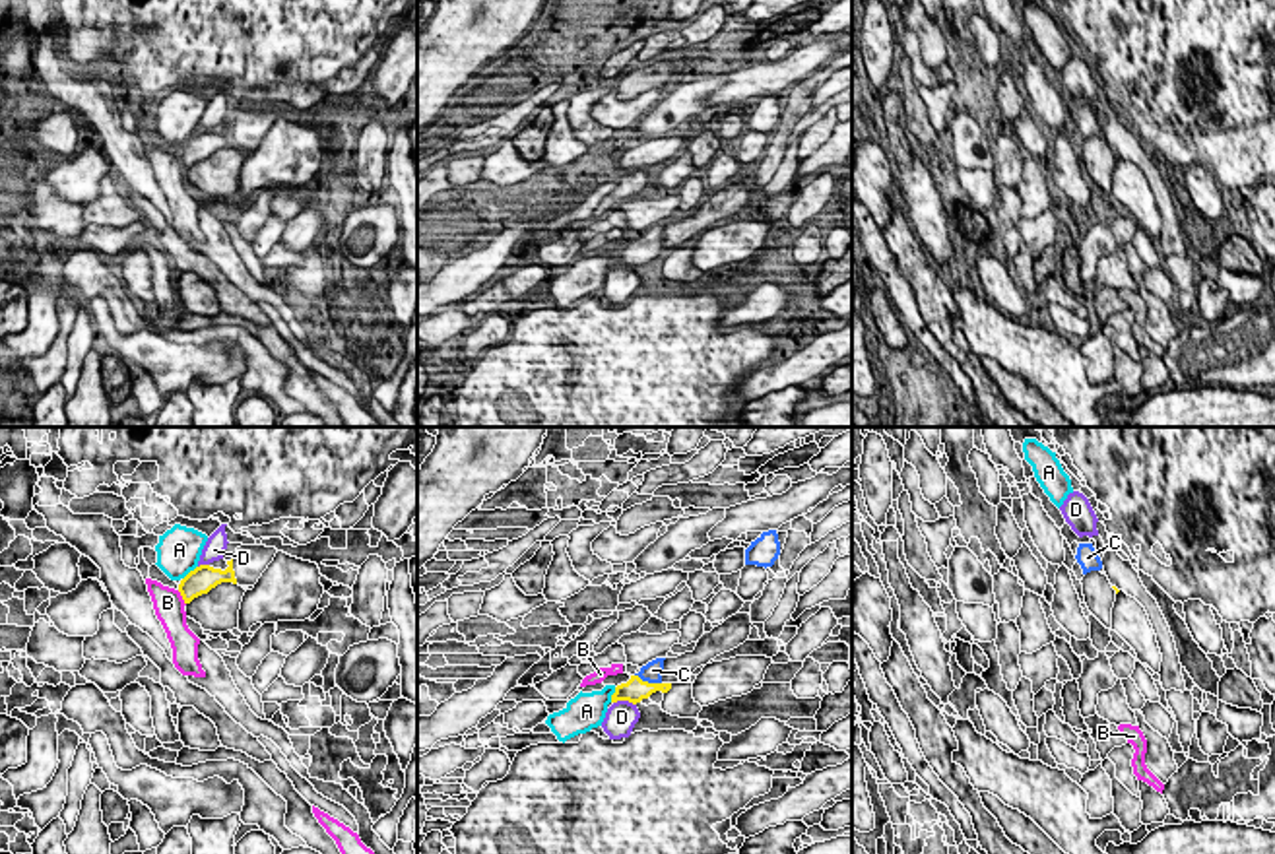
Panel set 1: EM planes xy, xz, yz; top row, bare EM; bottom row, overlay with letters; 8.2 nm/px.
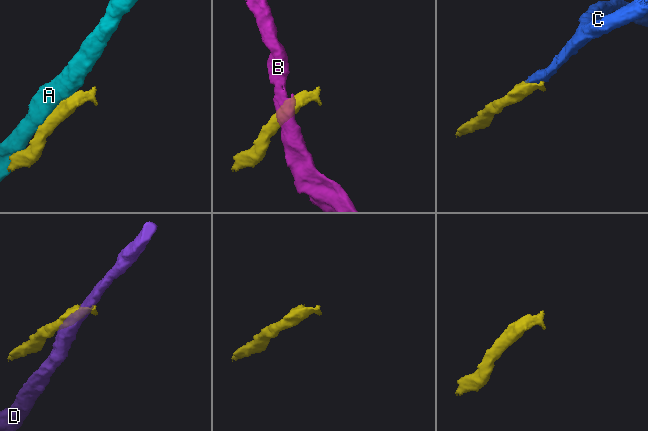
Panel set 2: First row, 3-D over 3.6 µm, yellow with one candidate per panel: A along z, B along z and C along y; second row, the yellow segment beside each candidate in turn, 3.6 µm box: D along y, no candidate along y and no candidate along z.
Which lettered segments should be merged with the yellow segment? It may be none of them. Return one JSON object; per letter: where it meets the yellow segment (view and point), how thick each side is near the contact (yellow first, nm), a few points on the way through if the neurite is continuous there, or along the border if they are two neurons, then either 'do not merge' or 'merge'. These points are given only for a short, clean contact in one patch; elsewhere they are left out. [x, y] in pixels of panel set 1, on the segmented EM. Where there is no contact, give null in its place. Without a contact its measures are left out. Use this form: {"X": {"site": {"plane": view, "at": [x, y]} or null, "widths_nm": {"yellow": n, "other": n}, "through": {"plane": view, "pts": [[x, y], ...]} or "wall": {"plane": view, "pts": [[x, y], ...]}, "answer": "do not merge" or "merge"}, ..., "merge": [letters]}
{"A": {"site": {"plane": "xy", "at": [189, 573]}, "widths_nm": {"yellow": 220, "other": 360}, "answer": "do not merge"}, "B": {"site": {"plane": "xy", "at": [183, 598]}, "widths_nm": {"yellow": 220, "other": 260}, "wall": {"plane": "xy", "pts": [[177, 591], [185, 604]]}, "answer": "do not merge"}, "C": {"site": {"plane": "xz", "at": [647, 682]}, "widths_nm": {"yellow": 200, "other": 160}, "through": {"plane": "xz", "pts": [[635, 689], [647, 682], [653, 670]]}, "answer": "merge"}, "D": {"site": {"plane": "xz", "at": [625, 699]}, "widths_nm": {"yellow": 200, "other": 260}, "answer": "do not merge"}, "merge": ["C"]}

